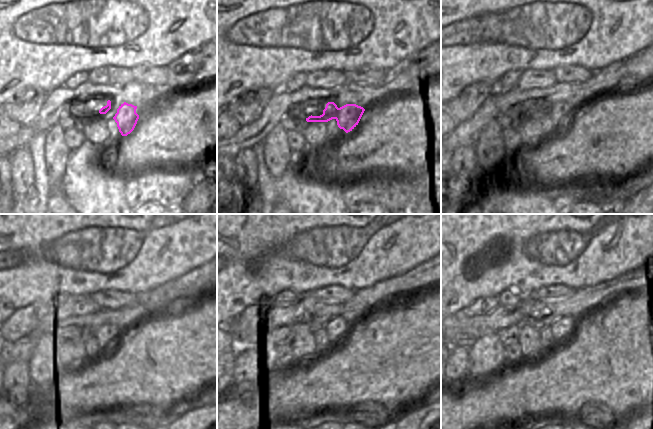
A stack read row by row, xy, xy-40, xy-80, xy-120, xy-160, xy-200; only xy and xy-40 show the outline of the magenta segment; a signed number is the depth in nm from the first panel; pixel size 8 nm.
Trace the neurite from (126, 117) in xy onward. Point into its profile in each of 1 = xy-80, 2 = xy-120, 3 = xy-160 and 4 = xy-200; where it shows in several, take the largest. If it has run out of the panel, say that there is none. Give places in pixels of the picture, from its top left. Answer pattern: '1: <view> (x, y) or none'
1: xy-80 (567, 114)
2: xy-120 (108, 335)
3: xy-160 (337, 327)
4: xy-200 (562, 328)

